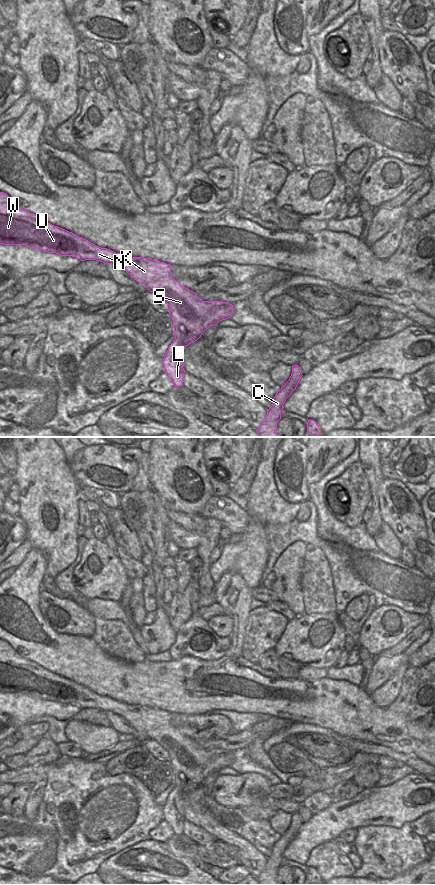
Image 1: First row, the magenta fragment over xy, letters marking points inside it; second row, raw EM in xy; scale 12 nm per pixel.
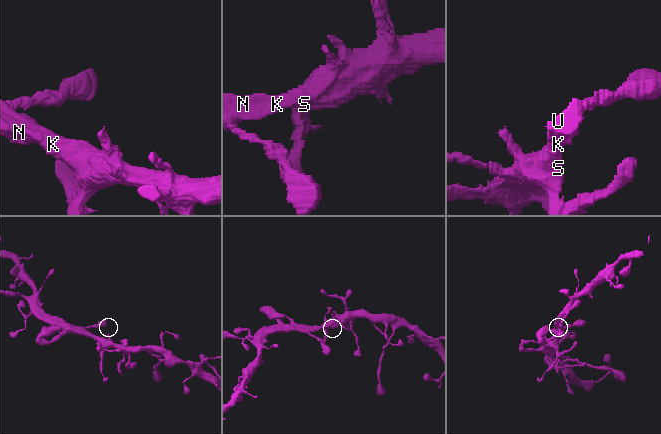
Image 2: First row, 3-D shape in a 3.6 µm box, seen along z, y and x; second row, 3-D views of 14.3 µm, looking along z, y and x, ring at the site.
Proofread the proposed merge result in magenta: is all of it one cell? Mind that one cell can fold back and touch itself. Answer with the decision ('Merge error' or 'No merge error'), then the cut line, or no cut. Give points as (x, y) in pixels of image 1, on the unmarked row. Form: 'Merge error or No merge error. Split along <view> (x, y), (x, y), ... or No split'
Merge error. Split along xy (173, 789), (179, 797), (183, 797).

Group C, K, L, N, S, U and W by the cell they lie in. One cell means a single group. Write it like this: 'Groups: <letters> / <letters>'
Groups: C K N S U W / L.

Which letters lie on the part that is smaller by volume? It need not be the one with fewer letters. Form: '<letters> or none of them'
L.

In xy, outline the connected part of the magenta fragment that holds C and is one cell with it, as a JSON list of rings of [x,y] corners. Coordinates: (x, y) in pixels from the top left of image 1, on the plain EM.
[[[298,813],[292,814],[292,821],[289,828],[276,841],[272,848],[272,854],[267,858],[264,870],[257,878],[259,885],[278,885],[276,881],[277,870],[281,867],[281,862],[284,860],[283,853],[296,837],[302,824],[300,815]]]

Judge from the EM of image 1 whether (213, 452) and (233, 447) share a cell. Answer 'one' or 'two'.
one

